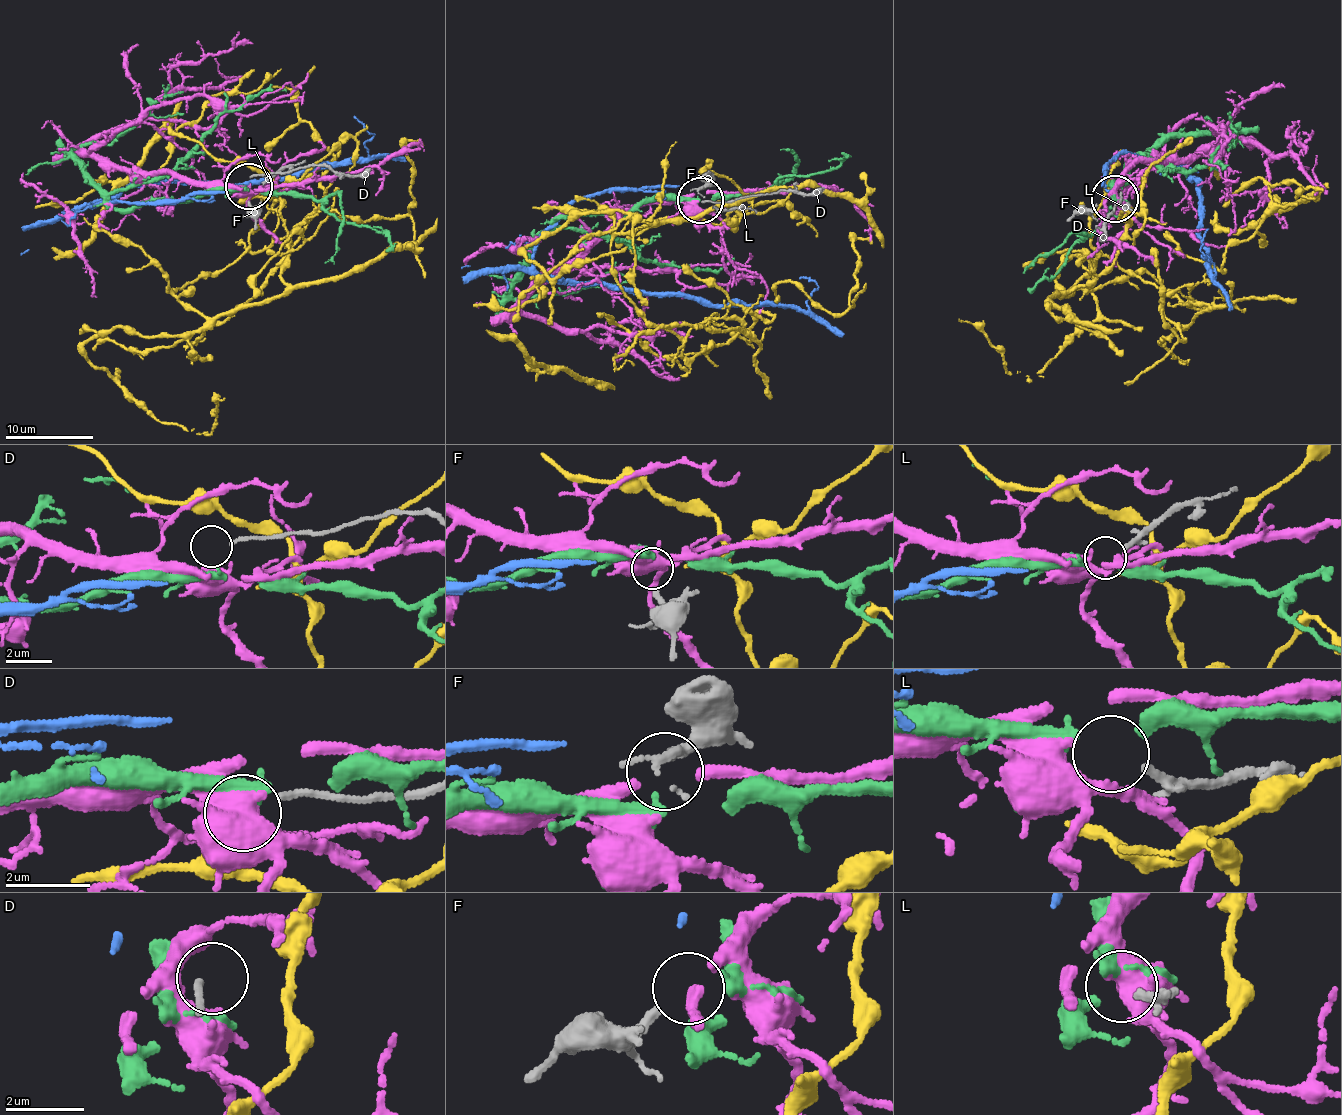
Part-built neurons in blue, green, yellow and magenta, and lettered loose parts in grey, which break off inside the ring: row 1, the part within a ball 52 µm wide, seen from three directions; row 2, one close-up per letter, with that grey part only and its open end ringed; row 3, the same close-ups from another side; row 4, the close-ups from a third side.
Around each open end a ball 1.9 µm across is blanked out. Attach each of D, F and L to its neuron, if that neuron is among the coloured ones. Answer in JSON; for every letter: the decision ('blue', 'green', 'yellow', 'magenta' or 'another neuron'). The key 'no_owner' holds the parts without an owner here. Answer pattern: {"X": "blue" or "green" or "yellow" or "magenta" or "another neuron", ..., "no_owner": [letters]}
{"D": "another neuron", "F": "magenta", "L": "green", "no_owner": ["D"]}

